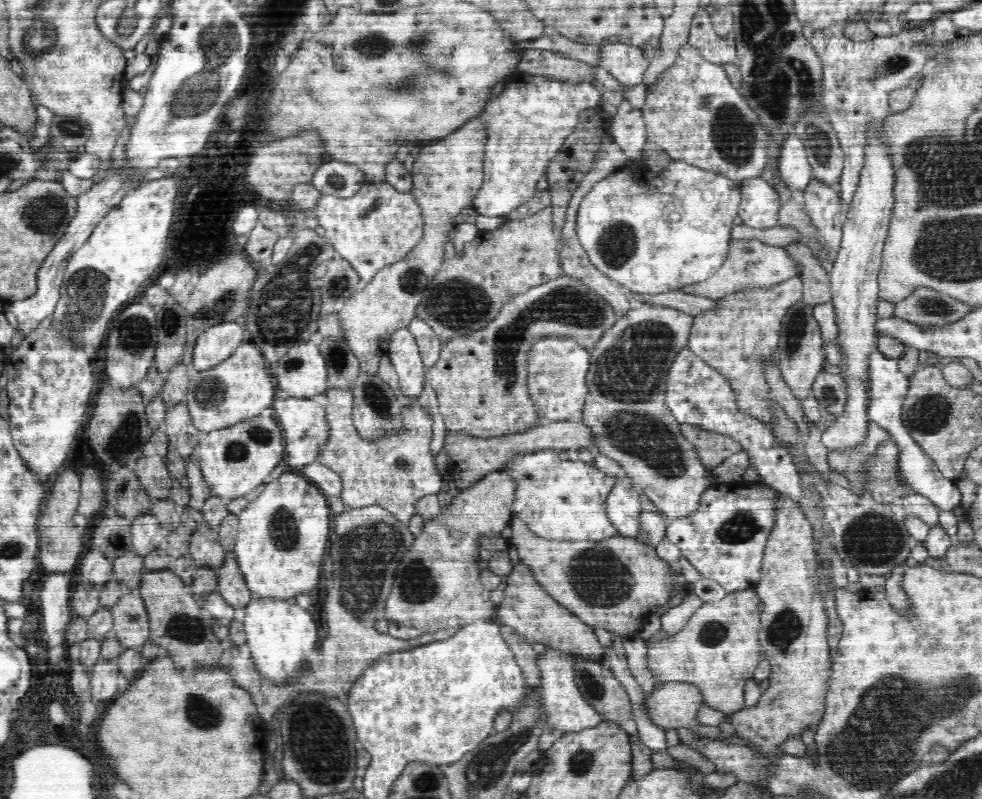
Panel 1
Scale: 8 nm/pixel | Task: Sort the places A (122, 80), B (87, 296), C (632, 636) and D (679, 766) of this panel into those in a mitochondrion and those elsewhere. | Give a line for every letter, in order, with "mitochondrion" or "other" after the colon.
A: other
B: mitochondrion
C: other
D: other

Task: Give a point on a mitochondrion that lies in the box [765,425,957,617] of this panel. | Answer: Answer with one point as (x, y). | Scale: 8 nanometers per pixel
(871, 538)

